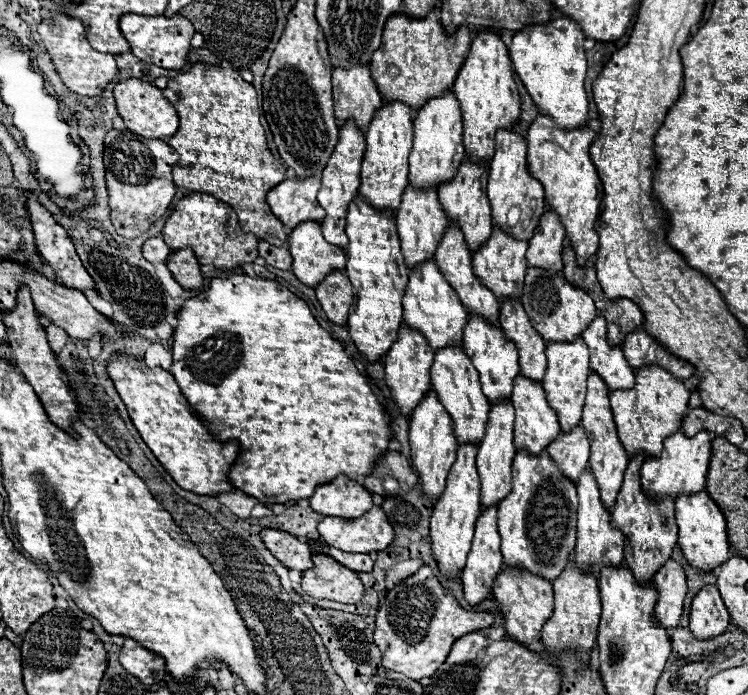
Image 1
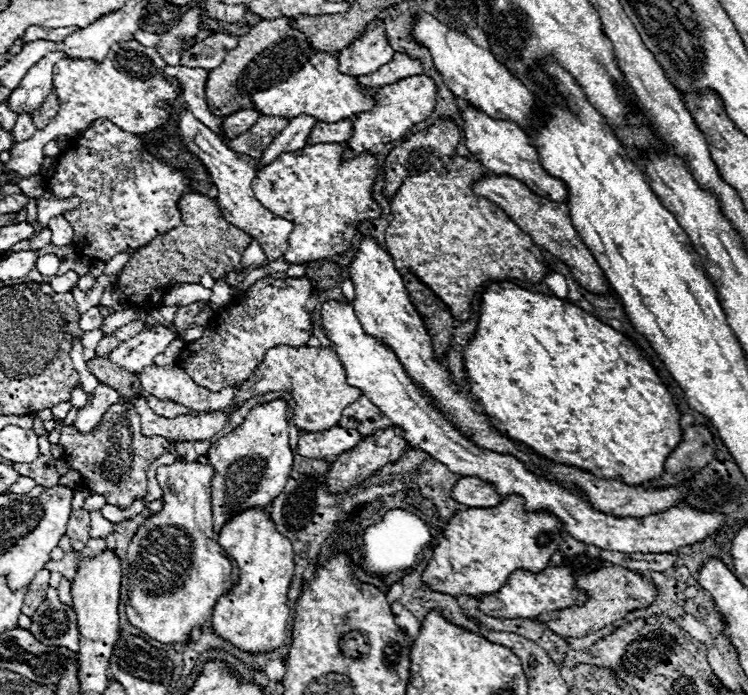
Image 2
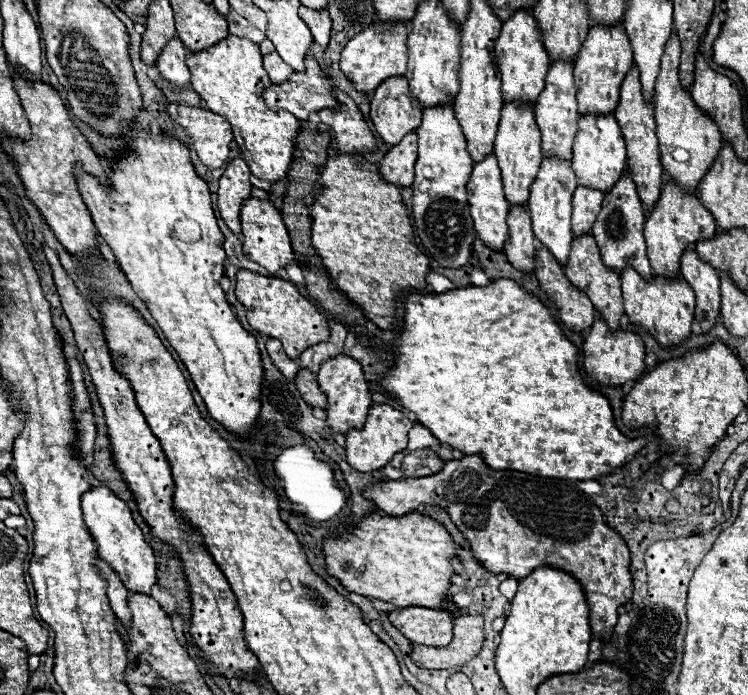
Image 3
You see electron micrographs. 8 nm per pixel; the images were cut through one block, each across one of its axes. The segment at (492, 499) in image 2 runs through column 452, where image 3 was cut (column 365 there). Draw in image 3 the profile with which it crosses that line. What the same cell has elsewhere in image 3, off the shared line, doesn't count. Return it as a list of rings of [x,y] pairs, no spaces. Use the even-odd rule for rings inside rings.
[[[464,456],[462,460],[448,460],[436,476],[424,476],[416,480],[386,478],[382,482],[370,484],[364,490],[364,498],[372,500],[380,508],[380,512],[388,516],[402,516],[426,504],[442,506],[452,518],[452,522],[456,524],[456,528],[468,540],[474,558],[480,562],[484,570],[492,574],[508,574],[510,578],[522,580],[542,566],[566,570],[580,582],[584,590],[590,628],[596,640],[602,642],[610,640],[612,630],[618,622],[618,608],[630,602],[632,598],[634,586],[630,574],[628,546],[624,544],[624,540],[618,536],[616,530],[606,526],[600,508],[594,504],[594,500],[588,494],[578,490],[576,482],[572,480],[544,478],[544,476],[534,476],[534,474],[514,472],[514,470],[498,472],[488,468],[480,456]]]

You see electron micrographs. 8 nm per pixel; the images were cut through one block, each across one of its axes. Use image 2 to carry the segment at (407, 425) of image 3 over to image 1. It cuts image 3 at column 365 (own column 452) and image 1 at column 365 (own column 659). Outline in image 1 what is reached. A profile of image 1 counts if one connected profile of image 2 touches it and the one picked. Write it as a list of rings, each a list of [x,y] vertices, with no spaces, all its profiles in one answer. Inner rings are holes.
[[[380,506],[360,518],[324,518],[318,532],[328,546],[350,554],[370,554],[386,550],[394,540],[394,528]]]

